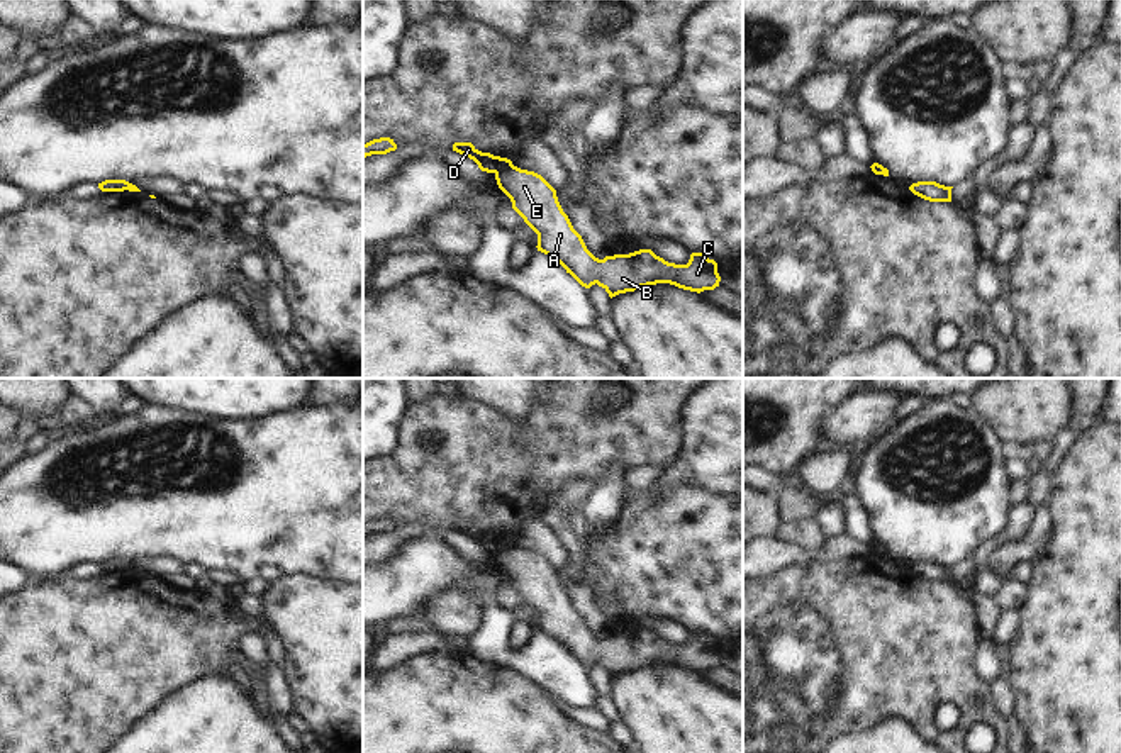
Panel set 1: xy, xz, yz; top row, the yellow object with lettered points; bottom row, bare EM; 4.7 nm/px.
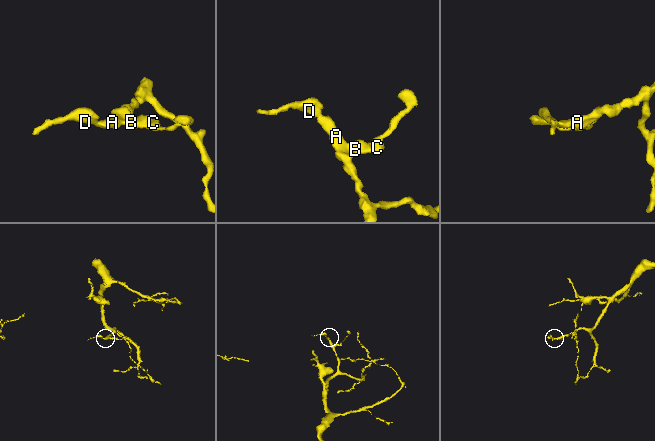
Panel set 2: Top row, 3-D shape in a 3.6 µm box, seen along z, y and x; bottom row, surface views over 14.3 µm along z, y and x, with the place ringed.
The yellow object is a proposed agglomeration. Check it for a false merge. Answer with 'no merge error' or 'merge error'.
merge error

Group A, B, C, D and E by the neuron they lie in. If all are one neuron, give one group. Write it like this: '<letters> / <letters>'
A B C E / D

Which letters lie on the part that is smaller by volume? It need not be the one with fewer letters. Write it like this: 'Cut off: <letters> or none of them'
Cut off: D

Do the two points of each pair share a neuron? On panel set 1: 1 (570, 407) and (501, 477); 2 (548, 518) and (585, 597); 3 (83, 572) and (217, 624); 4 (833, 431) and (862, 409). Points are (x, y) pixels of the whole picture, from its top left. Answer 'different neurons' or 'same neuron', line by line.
1: same neuron
2: same neuron
3: different neurons
4: same neuron

